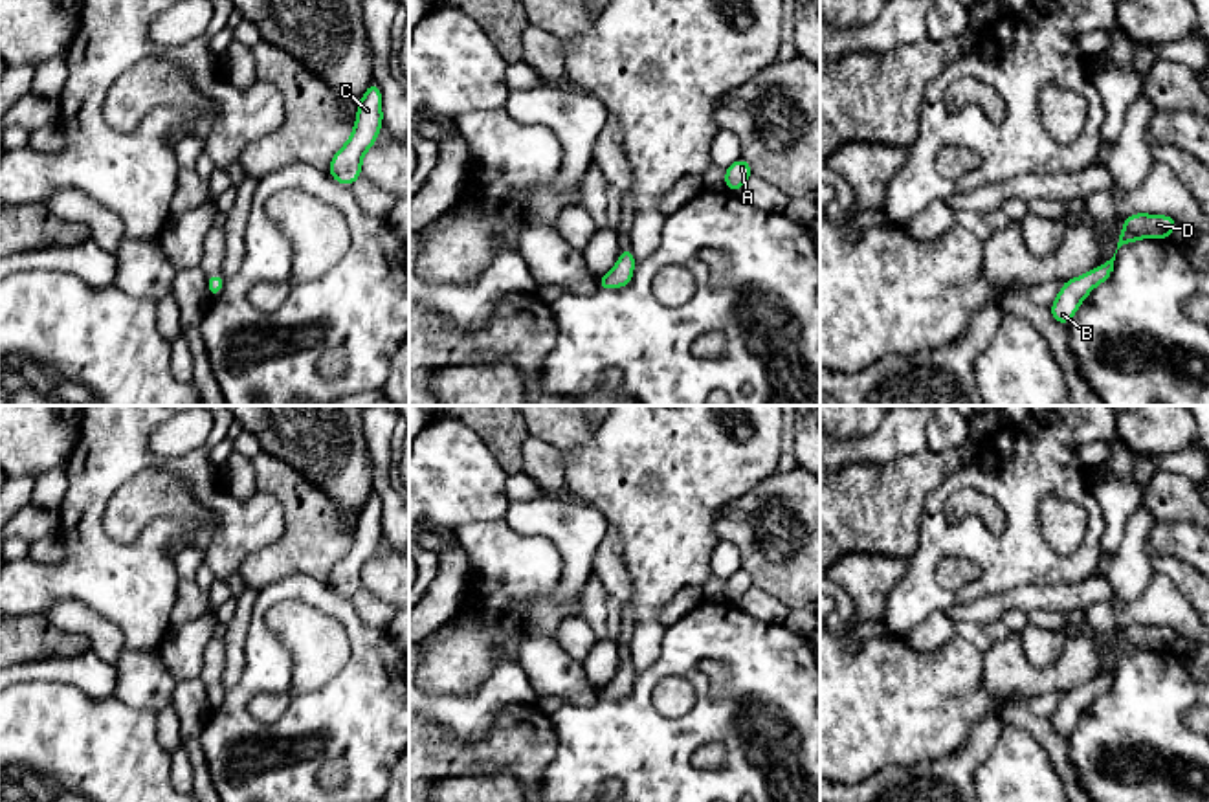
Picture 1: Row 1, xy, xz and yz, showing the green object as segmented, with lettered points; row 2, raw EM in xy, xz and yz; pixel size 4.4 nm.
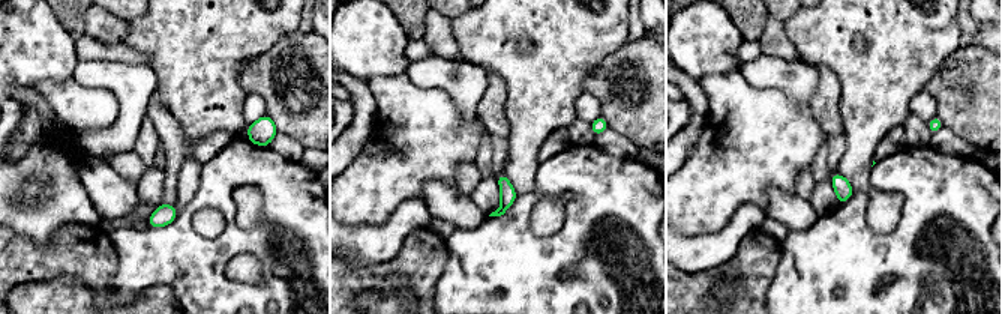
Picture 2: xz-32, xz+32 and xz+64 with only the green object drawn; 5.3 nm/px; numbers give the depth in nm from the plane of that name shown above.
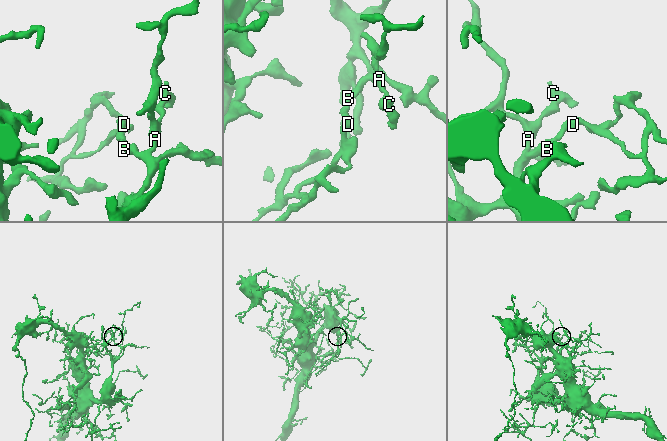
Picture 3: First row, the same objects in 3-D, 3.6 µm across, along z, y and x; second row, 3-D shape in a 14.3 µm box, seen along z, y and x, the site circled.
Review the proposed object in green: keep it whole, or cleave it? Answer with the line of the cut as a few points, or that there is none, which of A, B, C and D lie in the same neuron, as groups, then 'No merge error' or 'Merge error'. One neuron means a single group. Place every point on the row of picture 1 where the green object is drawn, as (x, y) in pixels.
No split. Groups: A B C D. No merge error

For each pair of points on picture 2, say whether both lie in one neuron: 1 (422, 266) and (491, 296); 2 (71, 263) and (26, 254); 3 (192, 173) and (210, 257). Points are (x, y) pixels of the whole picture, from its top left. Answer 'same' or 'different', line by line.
1: different
2: same
3: different

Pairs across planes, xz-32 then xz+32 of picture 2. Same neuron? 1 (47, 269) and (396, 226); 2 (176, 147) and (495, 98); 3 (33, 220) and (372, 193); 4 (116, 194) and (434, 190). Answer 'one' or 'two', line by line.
1: two
2: one
3: two
4: one

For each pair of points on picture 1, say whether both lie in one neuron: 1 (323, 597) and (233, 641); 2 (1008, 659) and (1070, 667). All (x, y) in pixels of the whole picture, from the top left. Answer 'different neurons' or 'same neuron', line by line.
1: different neurons
2: same neuron

